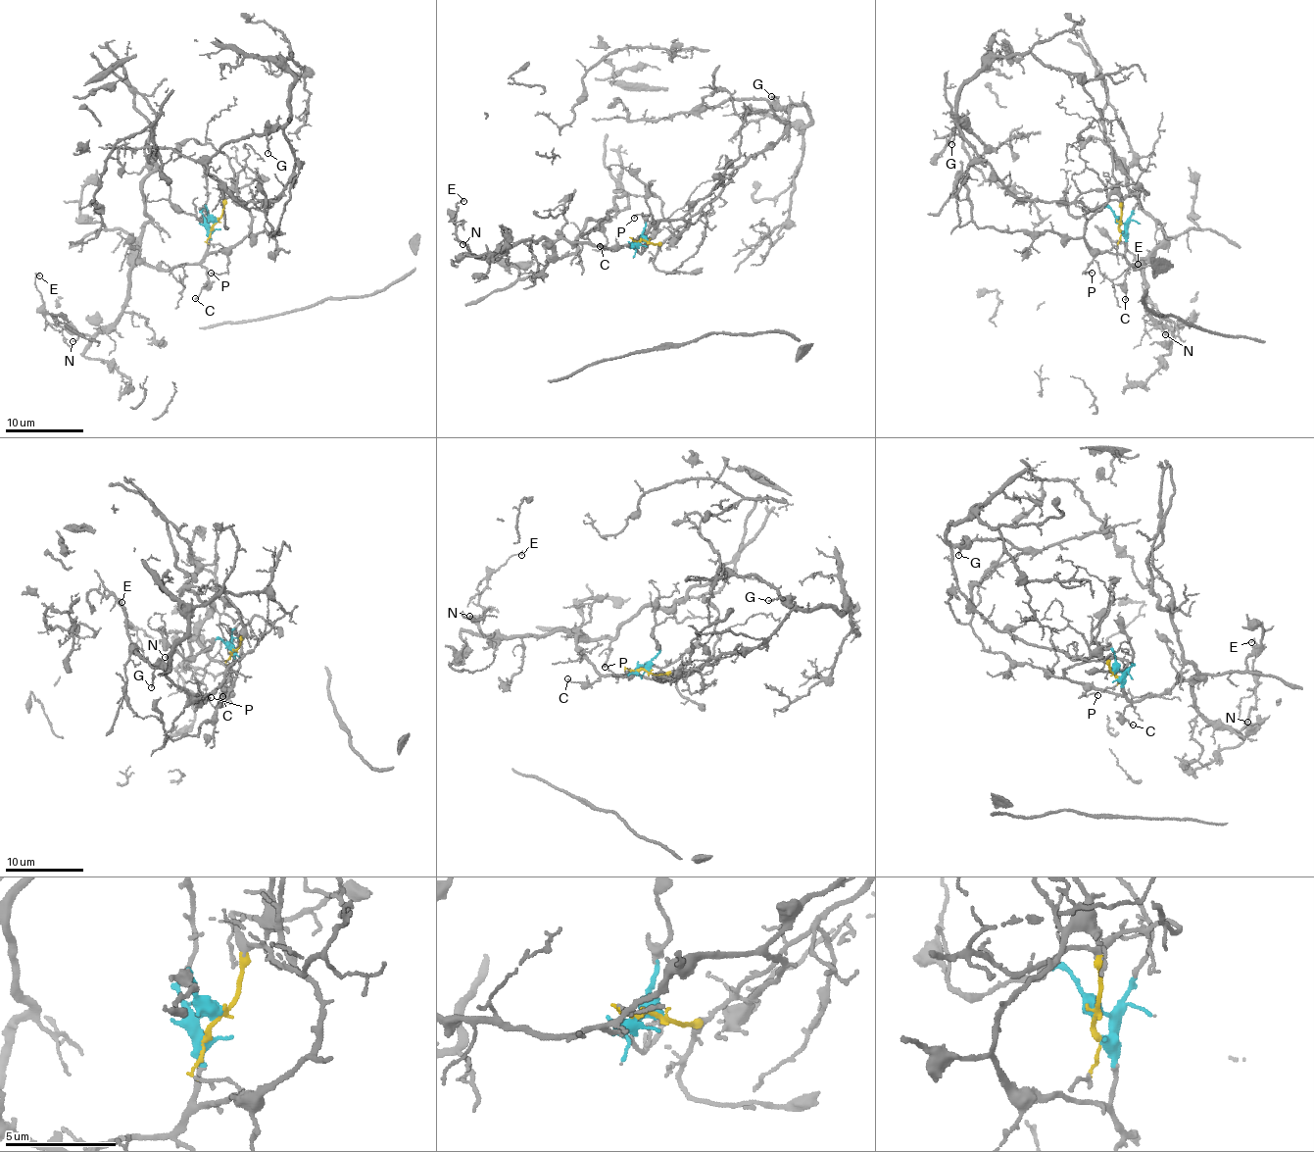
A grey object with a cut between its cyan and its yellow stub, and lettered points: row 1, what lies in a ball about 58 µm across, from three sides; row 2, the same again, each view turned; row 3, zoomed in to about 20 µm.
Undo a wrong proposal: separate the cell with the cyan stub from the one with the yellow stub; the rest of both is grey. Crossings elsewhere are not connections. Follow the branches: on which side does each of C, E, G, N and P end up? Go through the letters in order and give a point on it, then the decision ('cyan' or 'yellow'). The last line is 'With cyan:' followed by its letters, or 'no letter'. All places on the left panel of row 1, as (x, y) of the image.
C: place (195, 298); cyan
E: place (39, 275); cyan
G: place (267, 153); yellow
N: place (72, 341); cyan
P: place (211, 273); cyan
With cyan: C, E, N, P

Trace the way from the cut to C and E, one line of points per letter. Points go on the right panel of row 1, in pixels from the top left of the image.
C: (1120, 224), (1124, 225), (1129, 265), (1125, 272), (1125, 299)
E: (1120, 224), (1130, 265), (1134, 268), (1144, 259), (1147, 312), (1172, 331), (1145, 295), (1137, 264)

